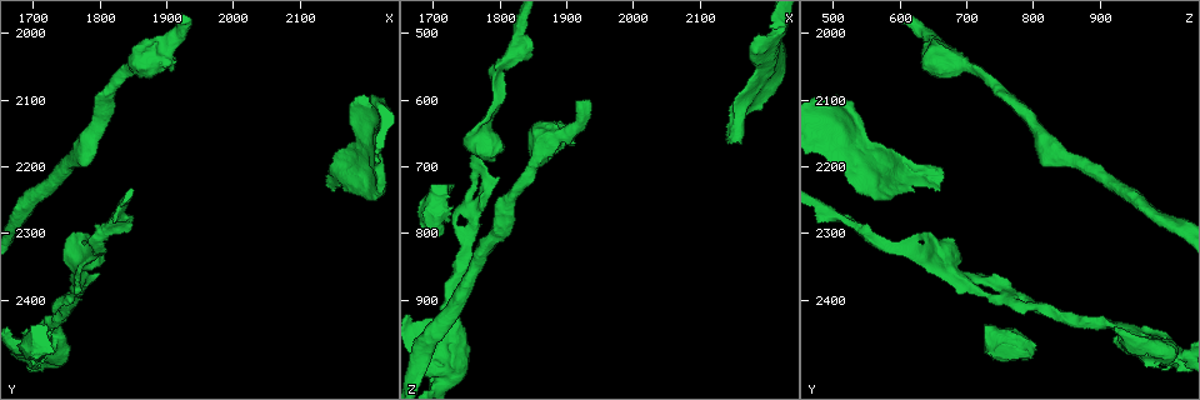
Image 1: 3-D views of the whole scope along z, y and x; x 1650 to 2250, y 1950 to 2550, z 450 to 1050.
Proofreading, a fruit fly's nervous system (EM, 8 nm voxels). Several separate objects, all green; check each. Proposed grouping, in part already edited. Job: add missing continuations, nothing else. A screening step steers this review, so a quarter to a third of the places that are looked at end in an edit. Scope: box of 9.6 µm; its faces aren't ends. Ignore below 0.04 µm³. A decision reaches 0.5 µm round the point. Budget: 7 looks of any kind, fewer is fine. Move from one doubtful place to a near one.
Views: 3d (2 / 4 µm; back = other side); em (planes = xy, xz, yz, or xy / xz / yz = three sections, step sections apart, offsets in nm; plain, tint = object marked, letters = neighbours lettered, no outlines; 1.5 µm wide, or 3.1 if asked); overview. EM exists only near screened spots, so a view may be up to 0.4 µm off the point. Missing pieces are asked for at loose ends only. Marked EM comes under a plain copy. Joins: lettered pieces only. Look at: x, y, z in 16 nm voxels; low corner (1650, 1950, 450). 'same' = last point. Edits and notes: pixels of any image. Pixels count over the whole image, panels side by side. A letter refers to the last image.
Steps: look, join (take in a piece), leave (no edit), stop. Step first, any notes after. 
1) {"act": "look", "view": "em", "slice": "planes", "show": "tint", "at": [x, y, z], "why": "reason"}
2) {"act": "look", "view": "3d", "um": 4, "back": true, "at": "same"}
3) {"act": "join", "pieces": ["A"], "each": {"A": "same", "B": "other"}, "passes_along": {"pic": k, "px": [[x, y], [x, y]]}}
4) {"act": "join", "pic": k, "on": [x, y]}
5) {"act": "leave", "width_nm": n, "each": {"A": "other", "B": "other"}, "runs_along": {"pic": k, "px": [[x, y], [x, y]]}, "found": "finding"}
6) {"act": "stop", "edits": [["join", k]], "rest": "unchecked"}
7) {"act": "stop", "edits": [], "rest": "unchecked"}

{"act": "look", "view": "em", "slice": "yz", "step": 4, "show": "letters", "at": [2190, 2090, 510]}

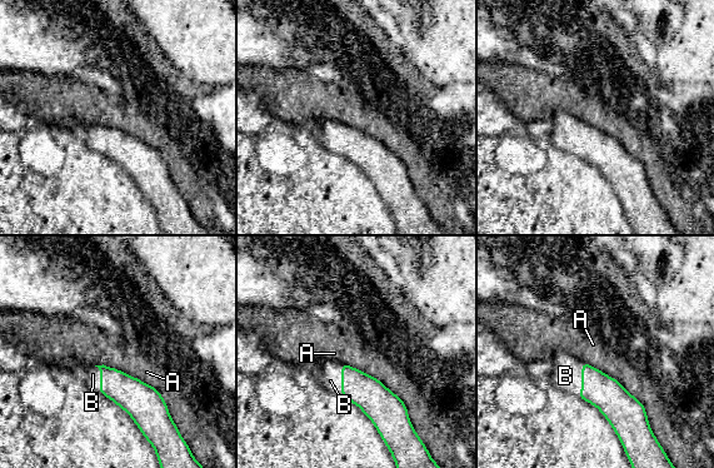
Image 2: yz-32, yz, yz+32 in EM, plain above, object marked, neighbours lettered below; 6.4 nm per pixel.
{"act": "look", "view": "em", "slice": "planes", "show": "letters", "at": "same"}

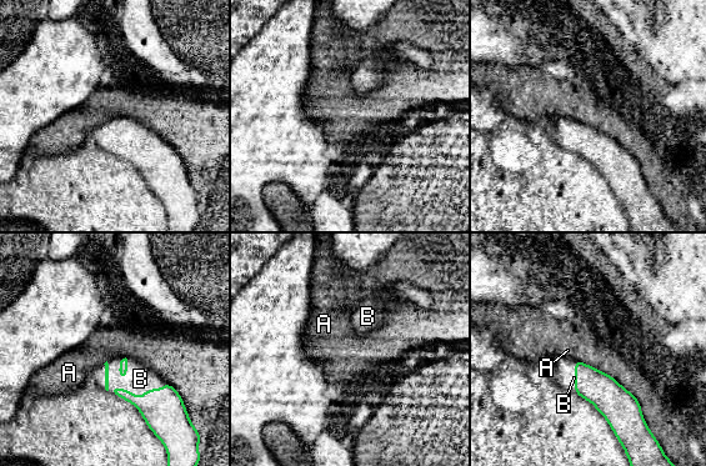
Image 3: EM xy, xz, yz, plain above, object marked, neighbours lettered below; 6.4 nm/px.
{"act": "join", "pieces": ["B"], "each": {"A": "other", "B": "same"}, "passes_along": {"pic": 3, "px": [[158, 406], [124, 389], [140, 379]]}, "found": "the cell continues"}

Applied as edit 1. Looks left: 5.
{"act": "look", "view": "overview", "why": "redraw"}

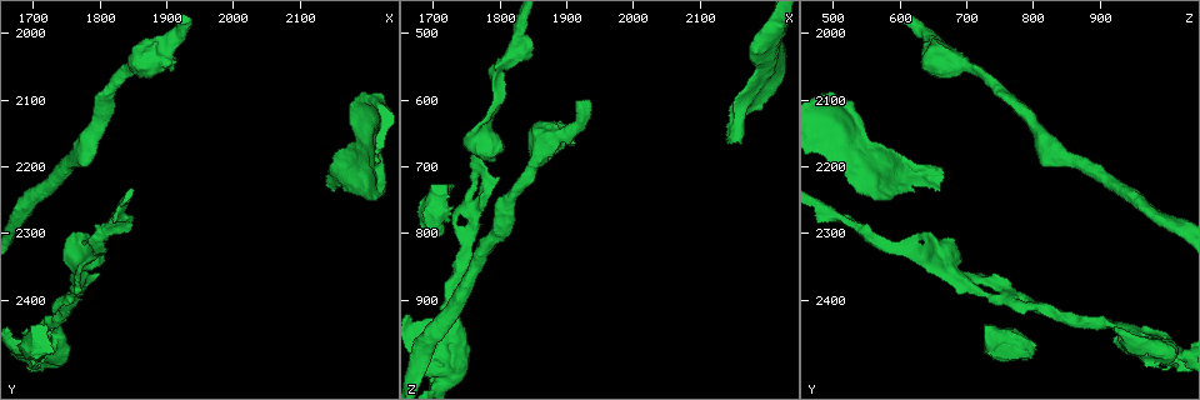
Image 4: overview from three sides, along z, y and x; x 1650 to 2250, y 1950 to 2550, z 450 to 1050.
{"act": "look", "view": "em", "slice": "planes", "show": "letters", "at": [2160, 2175, 590], "why": "thick end"}

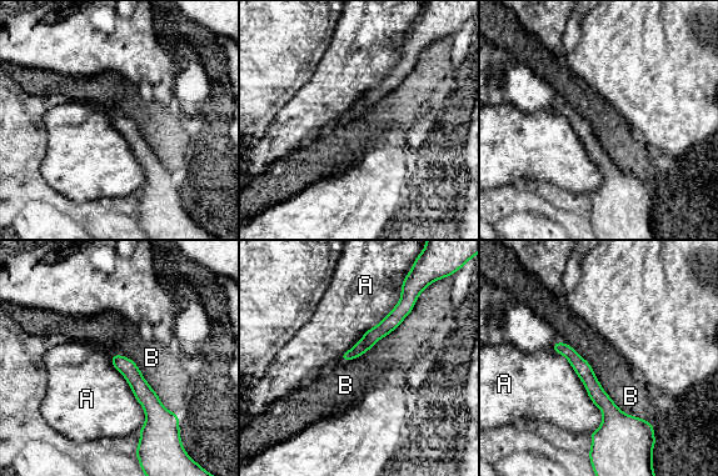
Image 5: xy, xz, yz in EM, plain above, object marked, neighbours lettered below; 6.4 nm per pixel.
{"act": "leave", "each": {"A": "other", "B": "other"}, "border": {"pic": 5, "px": [[574, 350], [623, 411], [644, 419]]}, "found": "no lettered piece goes on from it"}

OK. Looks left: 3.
{"act": "look", "view": "em", "slice": "yz", "step": 8, "show": "tint", "at": [1845, 2280, 520], "why": "branch stops here"}

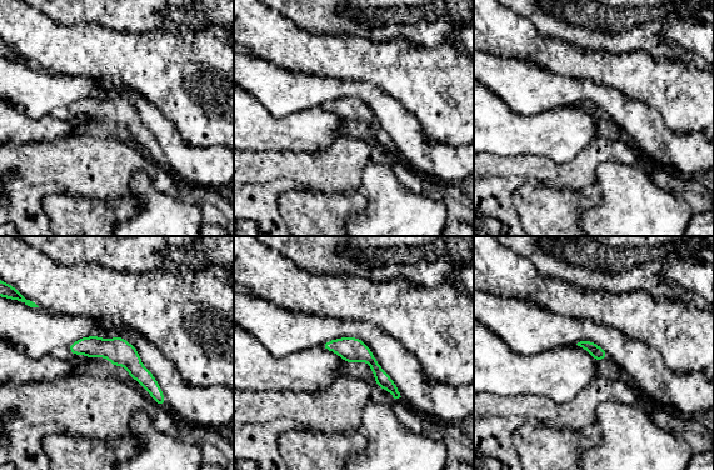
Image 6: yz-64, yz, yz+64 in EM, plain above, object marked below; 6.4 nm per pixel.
{"act": "look", "view": "em", "slice": "planes", "show": "letters", "at": "same", "why": "another direction"}

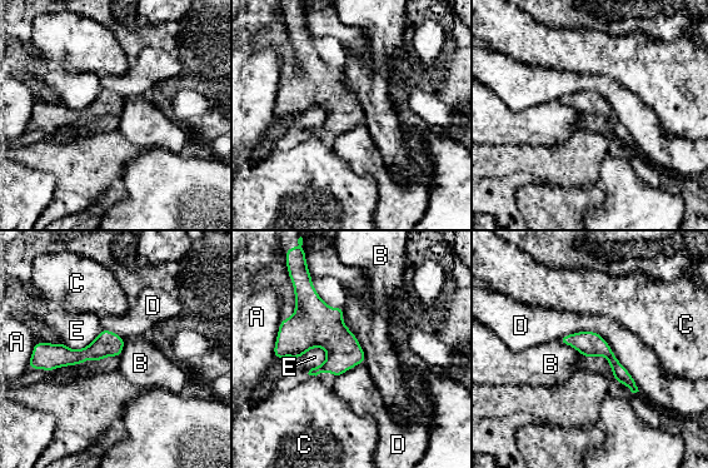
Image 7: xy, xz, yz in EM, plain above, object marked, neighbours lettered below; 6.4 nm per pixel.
{"act": "leave", "each": {"A": "other", "B": "other", "C": "other", "D": "other", "E": "other"}, "border": {"pic": 7, "px": [[342, 307], [364, 362]]}, "found": "no lettered piece goes on from it"}

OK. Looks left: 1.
{"act": "stop", "edits": [["join", 3]], "rest": "unchecked"}

